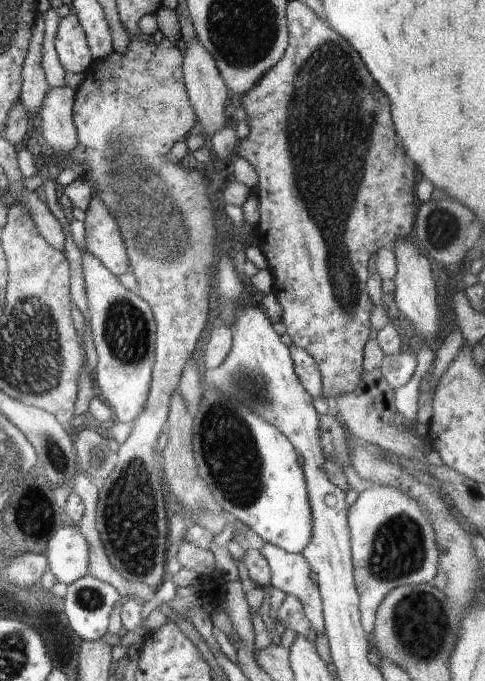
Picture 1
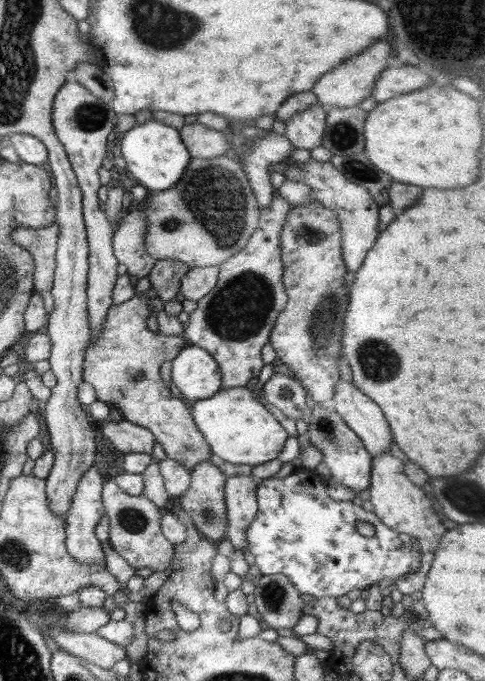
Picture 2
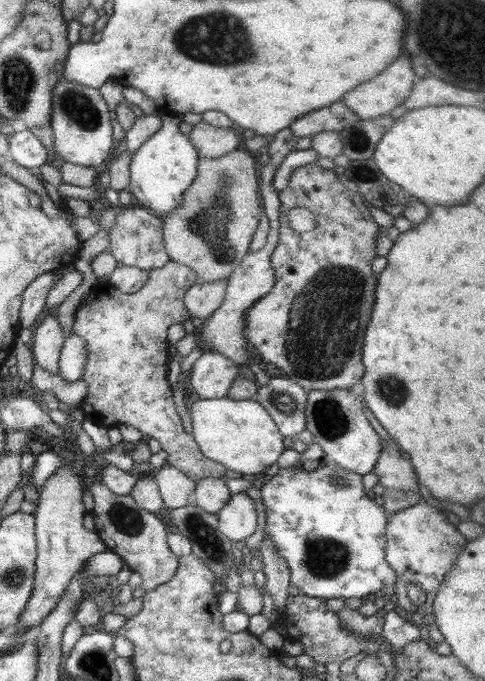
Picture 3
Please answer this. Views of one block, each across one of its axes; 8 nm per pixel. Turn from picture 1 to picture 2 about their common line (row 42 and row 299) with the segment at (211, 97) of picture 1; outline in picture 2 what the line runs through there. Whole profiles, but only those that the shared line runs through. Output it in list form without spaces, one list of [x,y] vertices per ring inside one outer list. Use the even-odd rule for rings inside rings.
[[[219,266],[190,268],[181,281],[181,292],[188,300],[198,302],[206,293],[214,292],[218,281]]]

